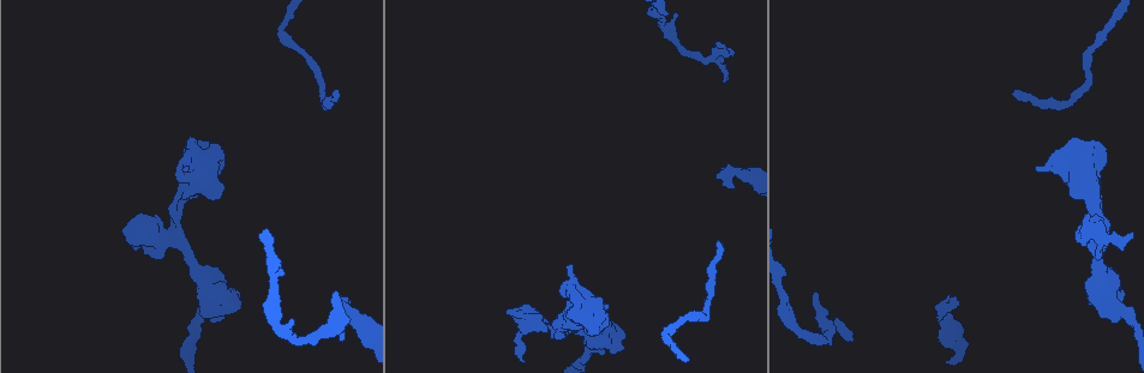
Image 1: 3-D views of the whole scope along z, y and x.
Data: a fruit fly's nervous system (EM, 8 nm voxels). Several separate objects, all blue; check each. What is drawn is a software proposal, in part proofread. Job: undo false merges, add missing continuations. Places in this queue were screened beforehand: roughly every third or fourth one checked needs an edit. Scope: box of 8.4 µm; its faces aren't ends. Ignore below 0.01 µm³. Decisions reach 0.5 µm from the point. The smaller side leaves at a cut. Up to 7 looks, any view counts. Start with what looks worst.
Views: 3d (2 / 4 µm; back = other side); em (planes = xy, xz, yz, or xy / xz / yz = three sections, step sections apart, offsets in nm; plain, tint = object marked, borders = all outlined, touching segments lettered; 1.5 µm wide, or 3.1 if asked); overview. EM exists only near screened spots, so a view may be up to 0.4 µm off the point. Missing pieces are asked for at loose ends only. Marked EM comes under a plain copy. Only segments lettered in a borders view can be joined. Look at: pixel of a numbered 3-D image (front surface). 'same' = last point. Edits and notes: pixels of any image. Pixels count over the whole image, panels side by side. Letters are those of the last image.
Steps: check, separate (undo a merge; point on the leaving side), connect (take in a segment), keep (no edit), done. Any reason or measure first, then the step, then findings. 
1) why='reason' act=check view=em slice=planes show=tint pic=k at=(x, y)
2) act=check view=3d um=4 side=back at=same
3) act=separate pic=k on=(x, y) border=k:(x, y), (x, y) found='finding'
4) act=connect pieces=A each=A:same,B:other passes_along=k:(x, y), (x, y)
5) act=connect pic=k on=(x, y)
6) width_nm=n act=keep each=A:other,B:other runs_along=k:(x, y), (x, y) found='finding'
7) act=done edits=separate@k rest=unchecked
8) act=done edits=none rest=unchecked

why='an open end' act=check view=em slice=yz step=4 show=borders pic=1 at=(718, 177)

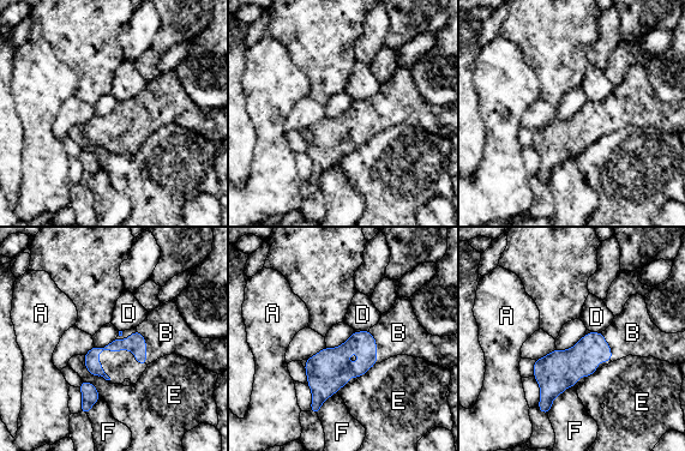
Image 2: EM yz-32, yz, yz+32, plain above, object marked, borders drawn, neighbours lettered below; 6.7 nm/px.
why='another direction' act=check view=em slice=planes show=borders at=same

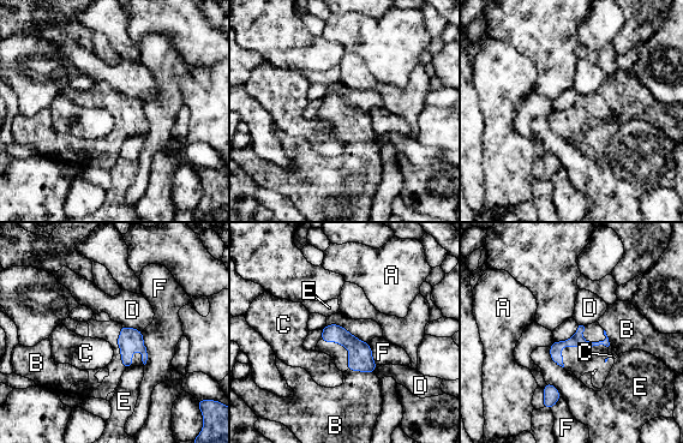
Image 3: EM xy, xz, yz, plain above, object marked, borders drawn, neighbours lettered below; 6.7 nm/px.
act=connect pieces=B each=A:other,B:same,C:other,D:other,E:other,F:other passes_along=3:(360, 354), (360, 370), (354, 406) found='the neuron continues'

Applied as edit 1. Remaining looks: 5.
act=check view=overview

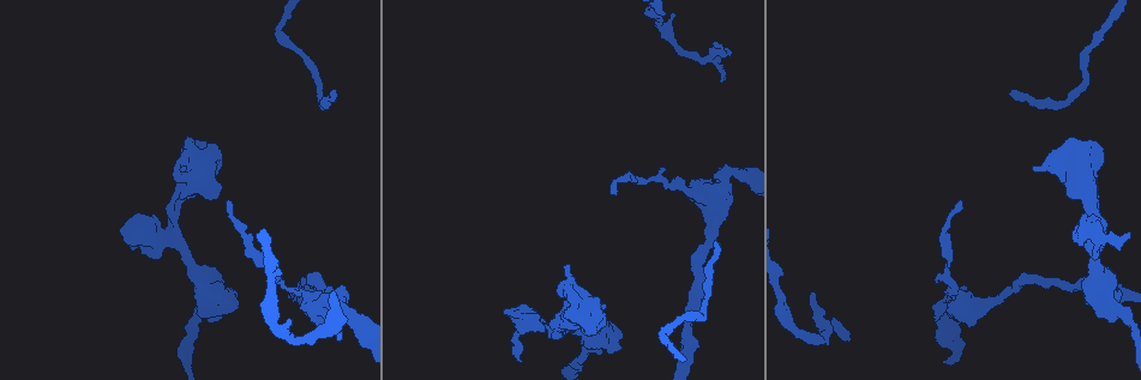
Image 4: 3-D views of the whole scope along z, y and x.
act=check view=3d um=2 pic=4 at=(337, 339)

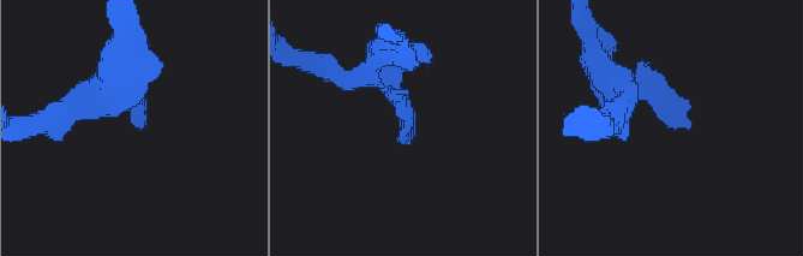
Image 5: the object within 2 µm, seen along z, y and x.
why='shape alone is not enough' act=check view=em slice=planes show=tint pic=5 at=(690, 127)

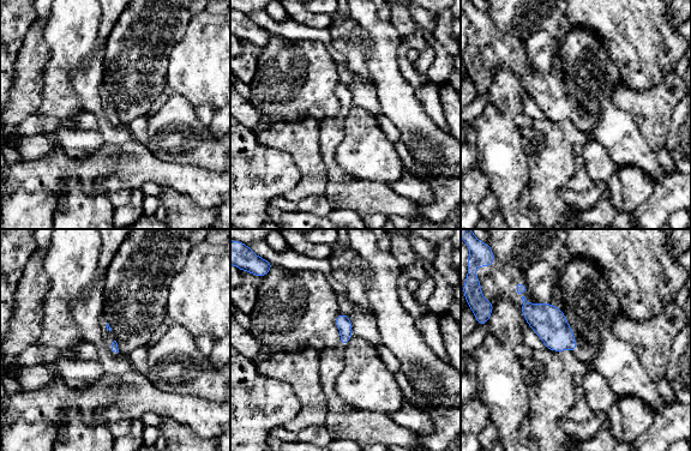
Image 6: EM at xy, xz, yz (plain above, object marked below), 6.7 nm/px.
act=check view=em slice=planes show=borders at=same

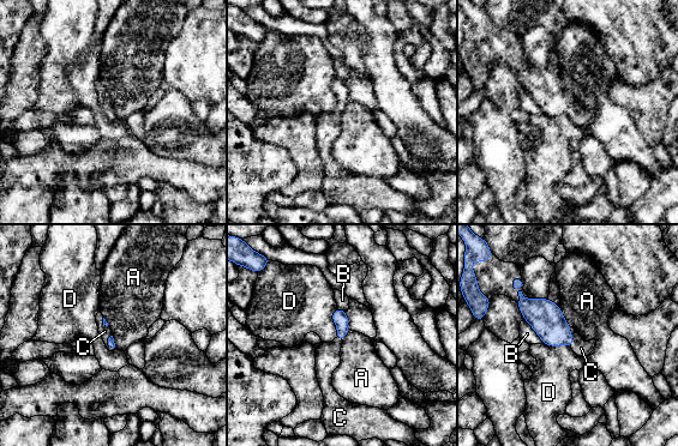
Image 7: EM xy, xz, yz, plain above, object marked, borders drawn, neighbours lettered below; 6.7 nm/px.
longest_contact=D:200nm act=connect pieces=C each=A:other,B:other,C:same,D:other found='the neuron continues'

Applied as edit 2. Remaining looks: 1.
act=done edits=connect@3,connect@7 rest=unchecked

